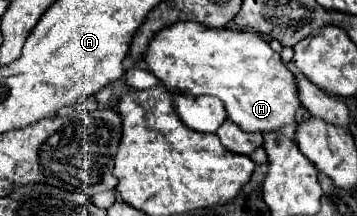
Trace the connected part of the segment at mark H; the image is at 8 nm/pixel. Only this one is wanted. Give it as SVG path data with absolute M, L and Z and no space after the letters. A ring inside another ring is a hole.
M179 22L155 34L145 62L171 90L187 96L207 94L219 98L225 104L229 120L245 132L279 132L285 126L297 124L295 114L303 112L297 78L261 34Z

